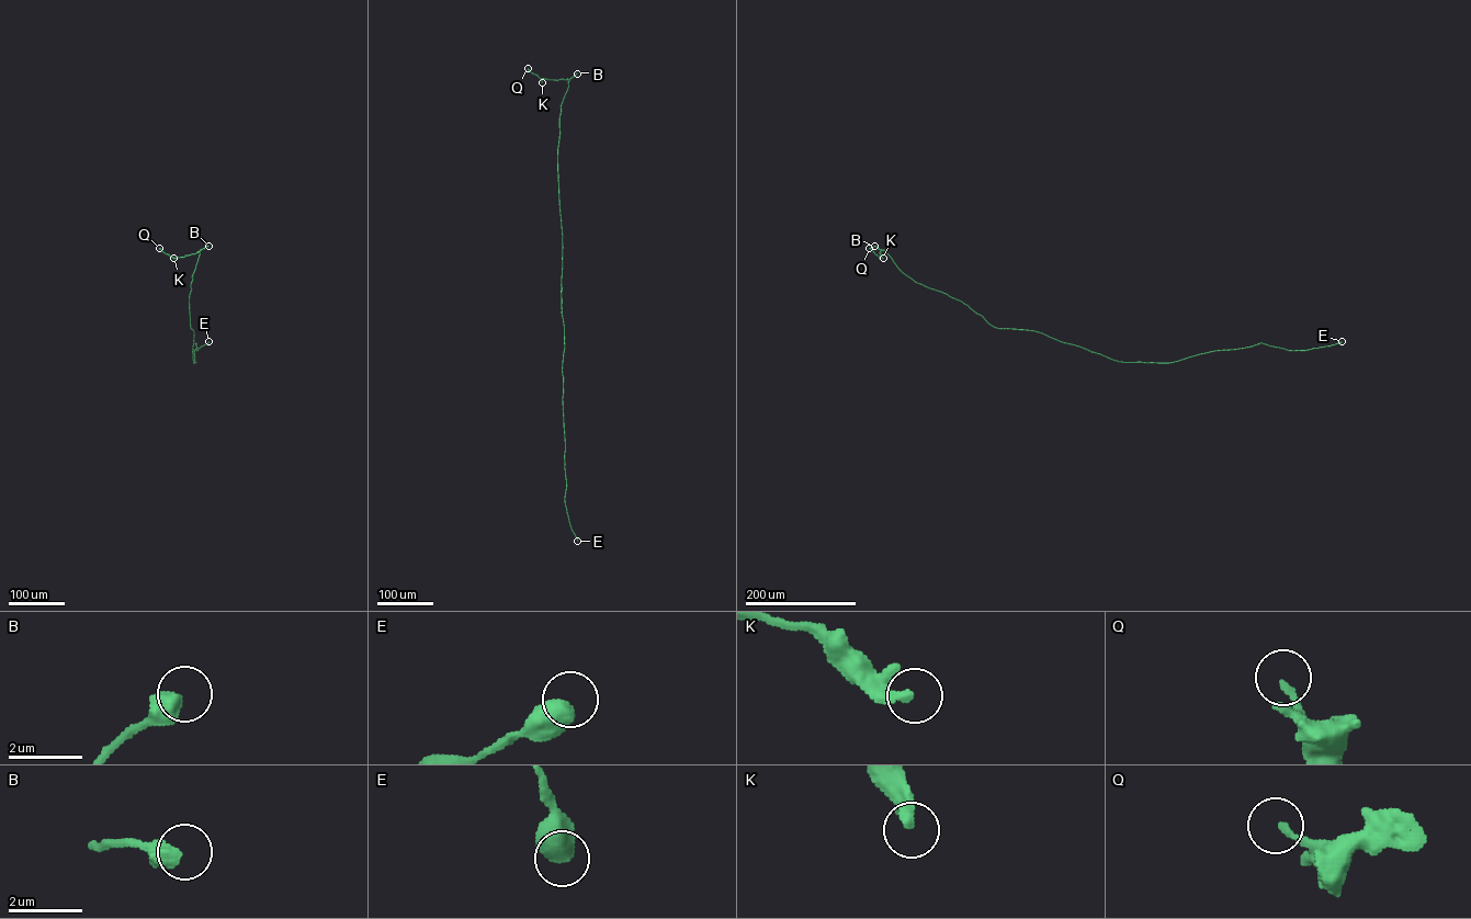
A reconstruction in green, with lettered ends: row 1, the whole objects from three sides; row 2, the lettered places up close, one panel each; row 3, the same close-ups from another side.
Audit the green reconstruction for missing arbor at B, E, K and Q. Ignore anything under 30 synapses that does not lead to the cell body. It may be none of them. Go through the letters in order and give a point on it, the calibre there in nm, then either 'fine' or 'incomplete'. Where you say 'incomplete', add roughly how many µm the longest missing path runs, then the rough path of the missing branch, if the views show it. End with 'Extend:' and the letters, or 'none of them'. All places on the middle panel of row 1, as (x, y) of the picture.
B: at (577, 74); 550 nm thick; fine
E: at (577, 541); 650 nm thick; fine
K: at (542, 82); 220 nm thick; fine
Q: at (528, 68); 170 nm thick; fine
Extend: none of them

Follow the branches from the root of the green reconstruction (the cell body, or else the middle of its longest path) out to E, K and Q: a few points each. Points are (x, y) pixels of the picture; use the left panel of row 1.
E: (193, 345), (194, 363), (195, 342), (197, 350), (208, 341)
K: (193, 345), (189, 296), (201, 250), (173, 258)
Q: (193, 345), (189, 296), (201, 250), (173, 258), (159, 248)

